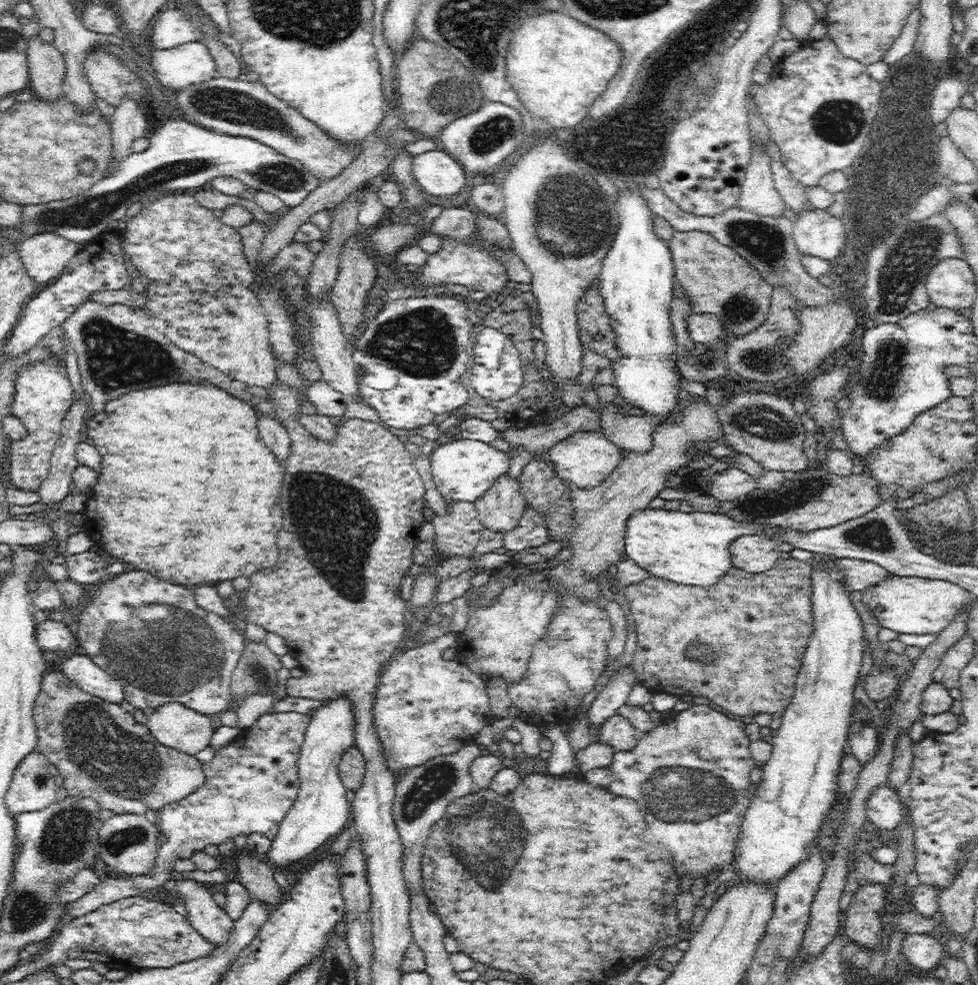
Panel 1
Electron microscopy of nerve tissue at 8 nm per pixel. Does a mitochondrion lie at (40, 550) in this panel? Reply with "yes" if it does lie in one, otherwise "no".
no

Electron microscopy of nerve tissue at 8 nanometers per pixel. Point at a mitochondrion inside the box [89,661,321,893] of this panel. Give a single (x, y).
(117, 843)

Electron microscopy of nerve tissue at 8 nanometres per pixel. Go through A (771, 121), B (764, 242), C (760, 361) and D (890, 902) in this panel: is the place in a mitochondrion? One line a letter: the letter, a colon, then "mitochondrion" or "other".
A: other
B: mitochondrion
C: mitochondrion
D: other

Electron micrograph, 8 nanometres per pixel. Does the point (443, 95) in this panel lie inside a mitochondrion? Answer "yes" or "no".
yes

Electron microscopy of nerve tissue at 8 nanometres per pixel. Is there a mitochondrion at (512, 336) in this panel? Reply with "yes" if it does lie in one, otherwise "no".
no

